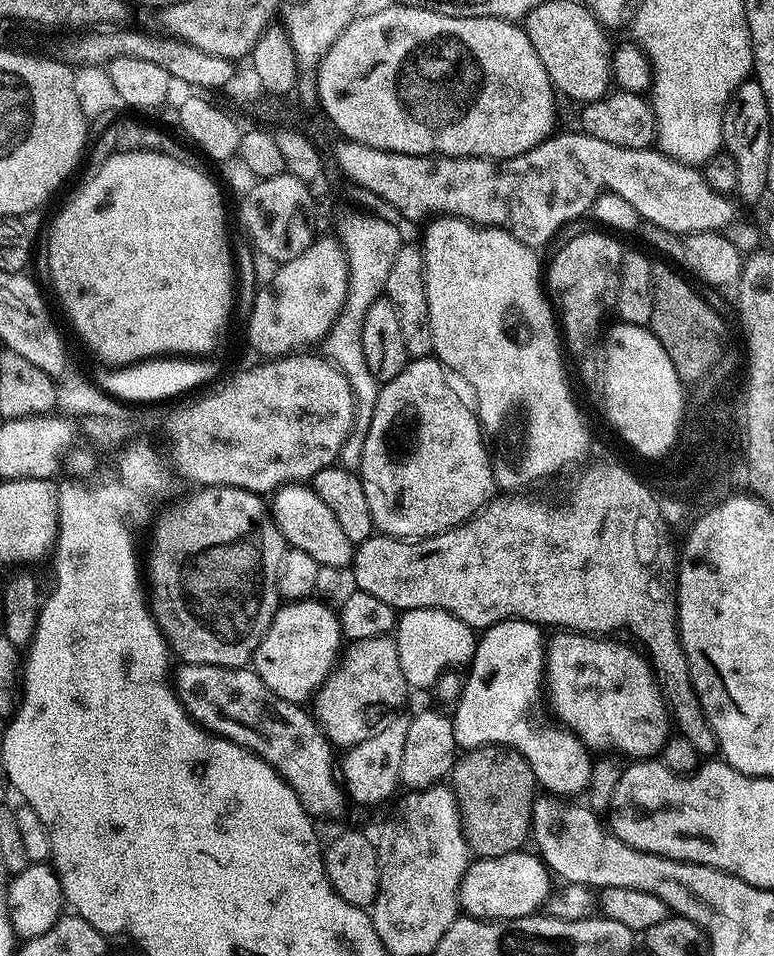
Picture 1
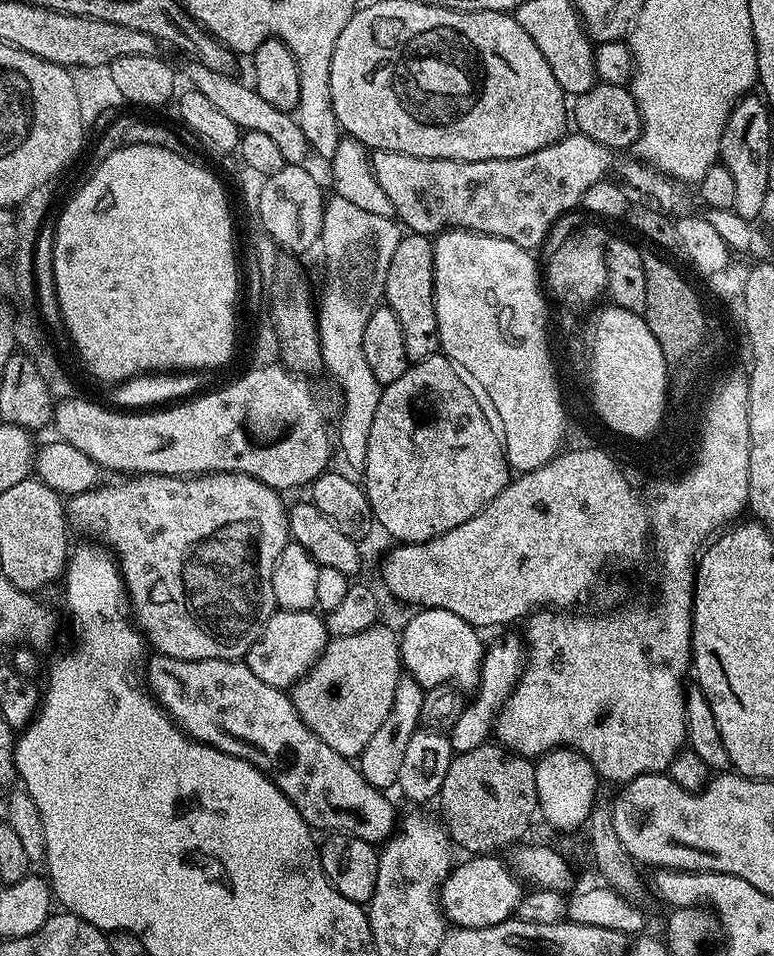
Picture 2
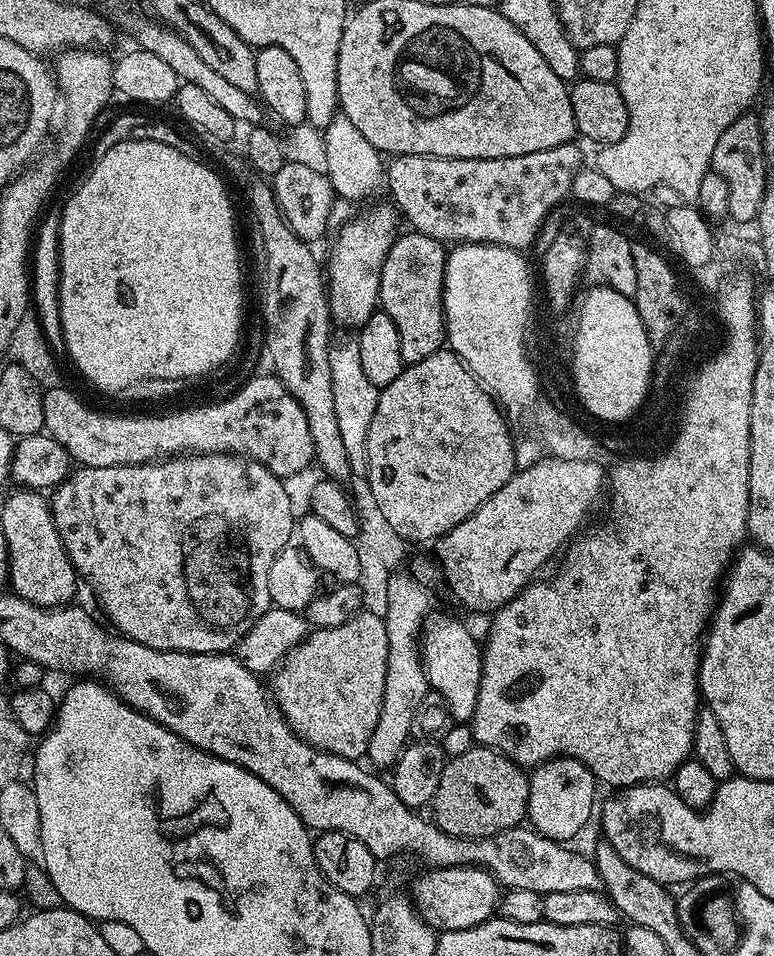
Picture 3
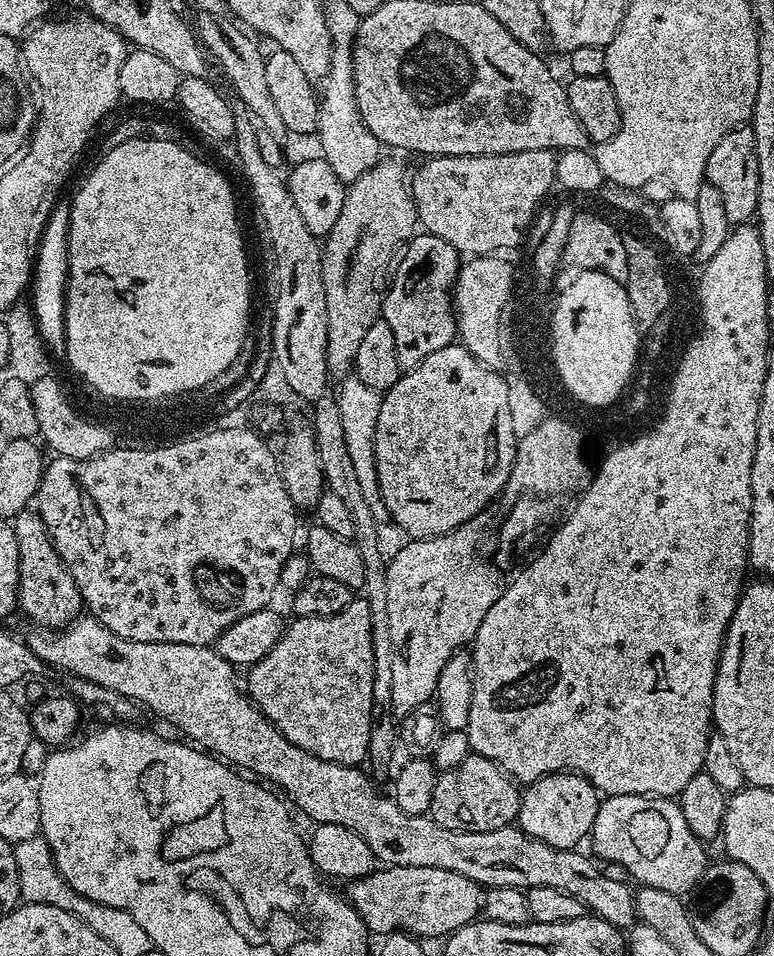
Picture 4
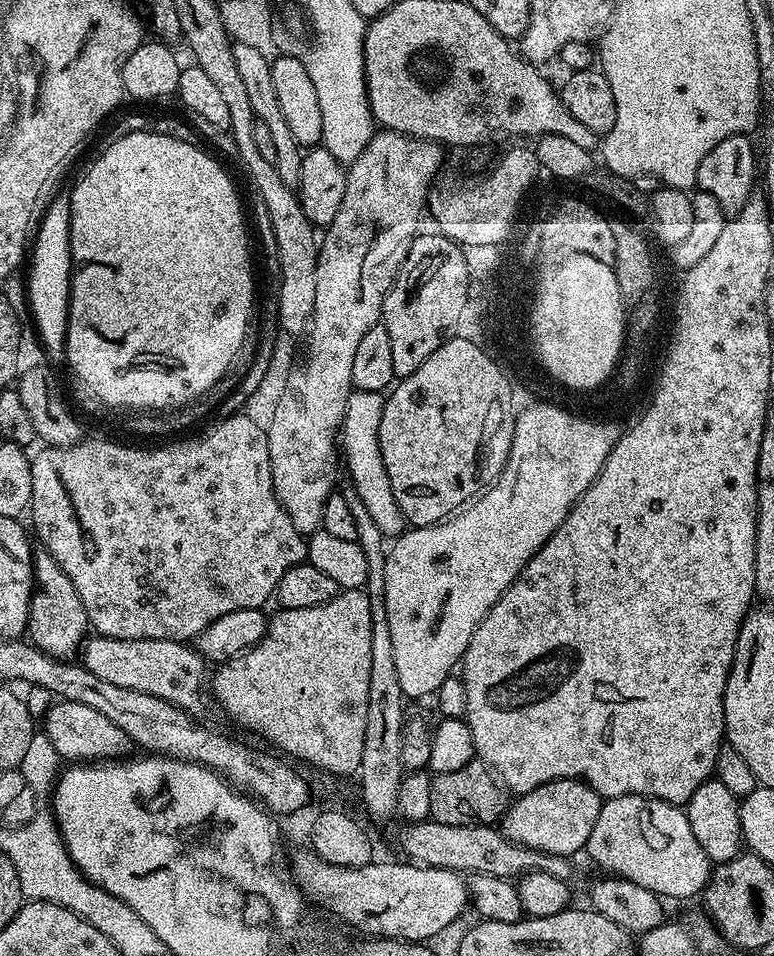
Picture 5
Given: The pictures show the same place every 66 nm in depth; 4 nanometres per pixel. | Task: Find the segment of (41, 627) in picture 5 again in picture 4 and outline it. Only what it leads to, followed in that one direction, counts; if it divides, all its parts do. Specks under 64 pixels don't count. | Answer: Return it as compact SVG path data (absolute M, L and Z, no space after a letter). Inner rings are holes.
M25 510L14 520L16 537L18 538L18 550L20 551L20 598L18 601L19 611L25 612L32 620L41 620L41 625L52 630L63 630L77 619L82 612L82 601L80 591L74 582L74 578L66 570L64 559L54 550L52 540L48 536L46 526L42 518L35 511Z

